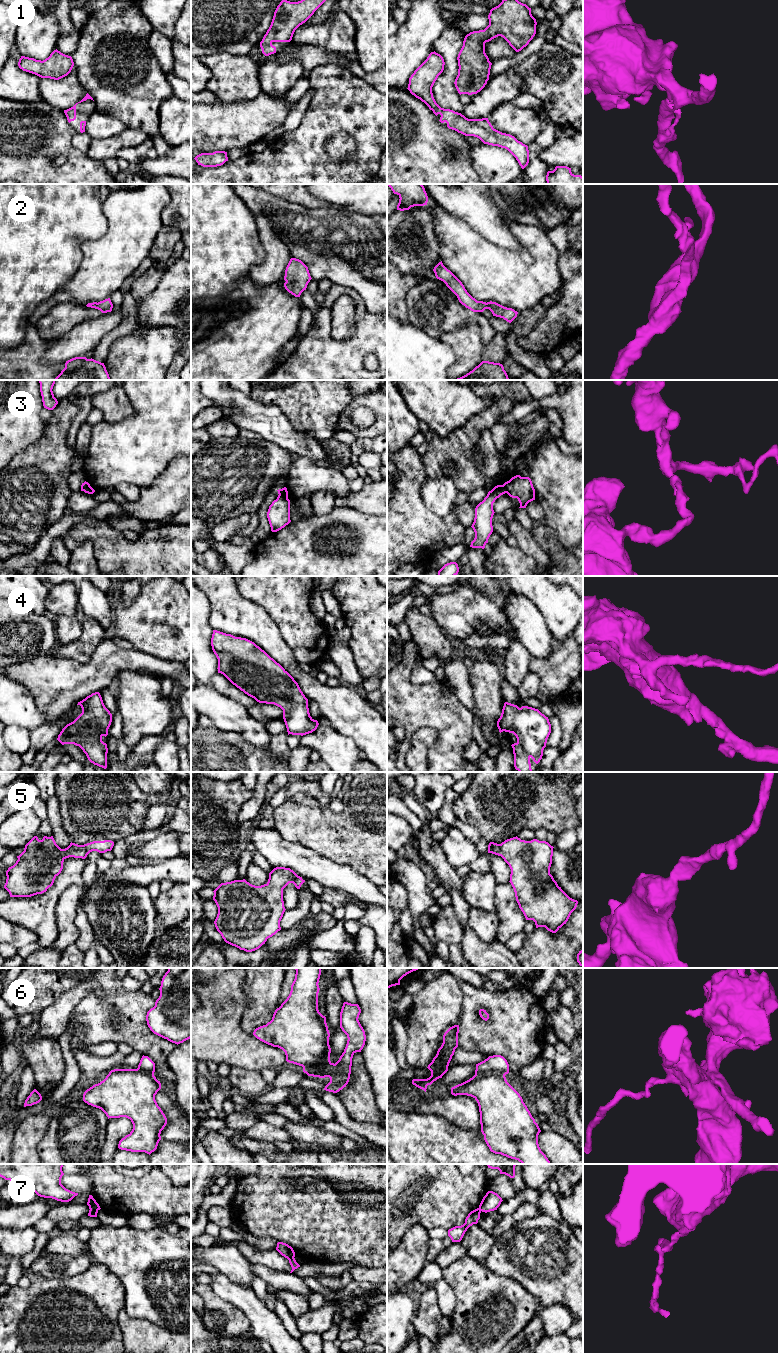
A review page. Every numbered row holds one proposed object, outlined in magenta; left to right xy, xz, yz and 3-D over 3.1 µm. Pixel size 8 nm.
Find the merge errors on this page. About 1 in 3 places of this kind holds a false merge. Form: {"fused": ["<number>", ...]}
{"fused": ["3", "6", "7"]}

